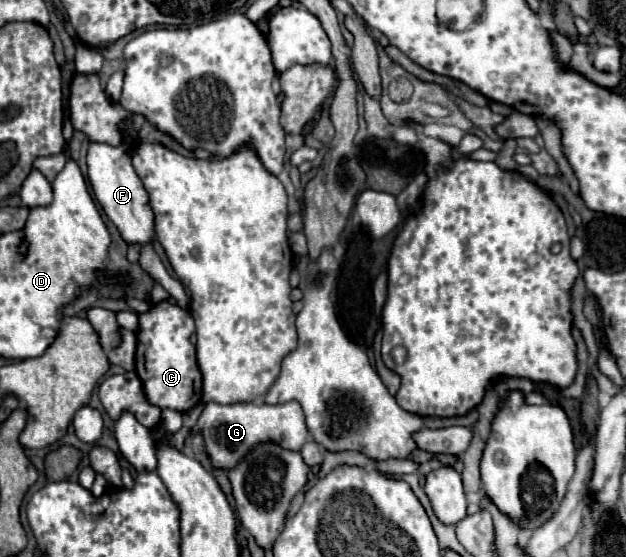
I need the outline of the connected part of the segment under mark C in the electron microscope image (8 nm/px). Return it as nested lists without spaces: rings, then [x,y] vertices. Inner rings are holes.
[[[171,302],[153,304],[149,312],[139,314],[135,372],[139,374],[151,404],[185,412],[201,400],[201,372],[195,360],[195,346],[189,340],[193,332],[195,324],[189,310],[173,306]]]

